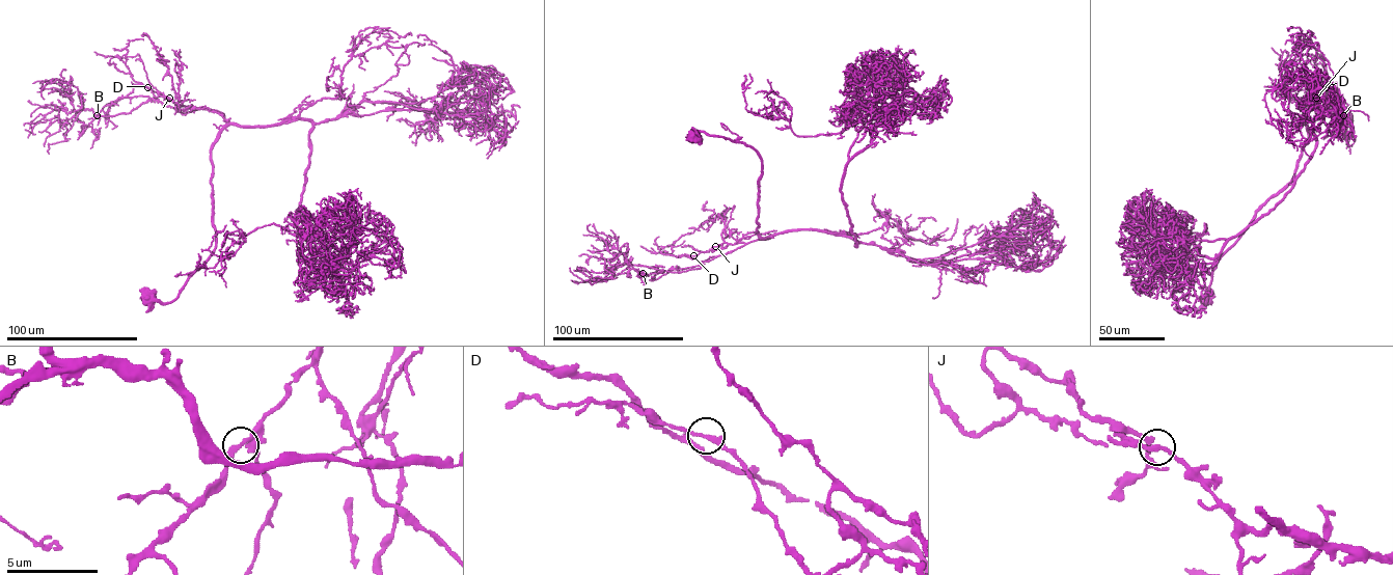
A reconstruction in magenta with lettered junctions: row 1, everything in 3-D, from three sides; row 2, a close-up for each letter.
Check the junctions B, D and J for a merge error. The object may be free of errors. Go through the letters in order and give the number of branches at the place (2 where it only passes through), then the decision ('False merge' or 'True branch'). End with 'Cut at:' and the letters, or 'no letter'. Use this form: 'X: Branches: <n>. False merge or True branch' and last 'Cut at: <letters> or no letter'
B: Branches: 2. True branch
D: Branches: 2. True branch
J: Branches: 2. True branch
Cut at: no letter

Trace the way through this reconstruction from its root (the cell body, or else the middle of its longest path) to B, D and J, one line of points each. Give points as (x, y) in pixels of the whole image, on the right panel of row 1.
B: (1204, 298), (1216, 263), (1291, 181), (1308, 141), (1309, 110), (1321, 114), (1338, 96), (1343, 115)
D: (1204, 298), (1216, 263), (1255, 213), (1291, 181), (1308, 141), (1305, 120), (1326, 86)
J: (1204, 298), (1216, 263), (1255, 213), (1291, 181), (1308, 141), (1305, 120), (1316, 98)

